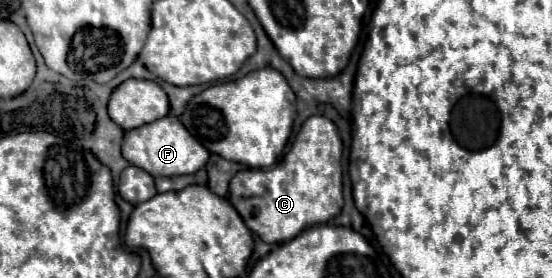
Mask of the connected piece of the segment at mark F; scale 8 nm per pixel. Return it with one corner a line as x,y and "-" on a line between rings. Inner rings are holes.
171,114
165,118
159,118
151,124
145,124
141,128
127,130
125,138
123,138
123,156
129,164
147,170
155,178
157,176
193,174
193,172
201,170
209,160
207,148
203,148
203,144
199,144
187,132
187,128
183,128
181,120
177,116
171,116

